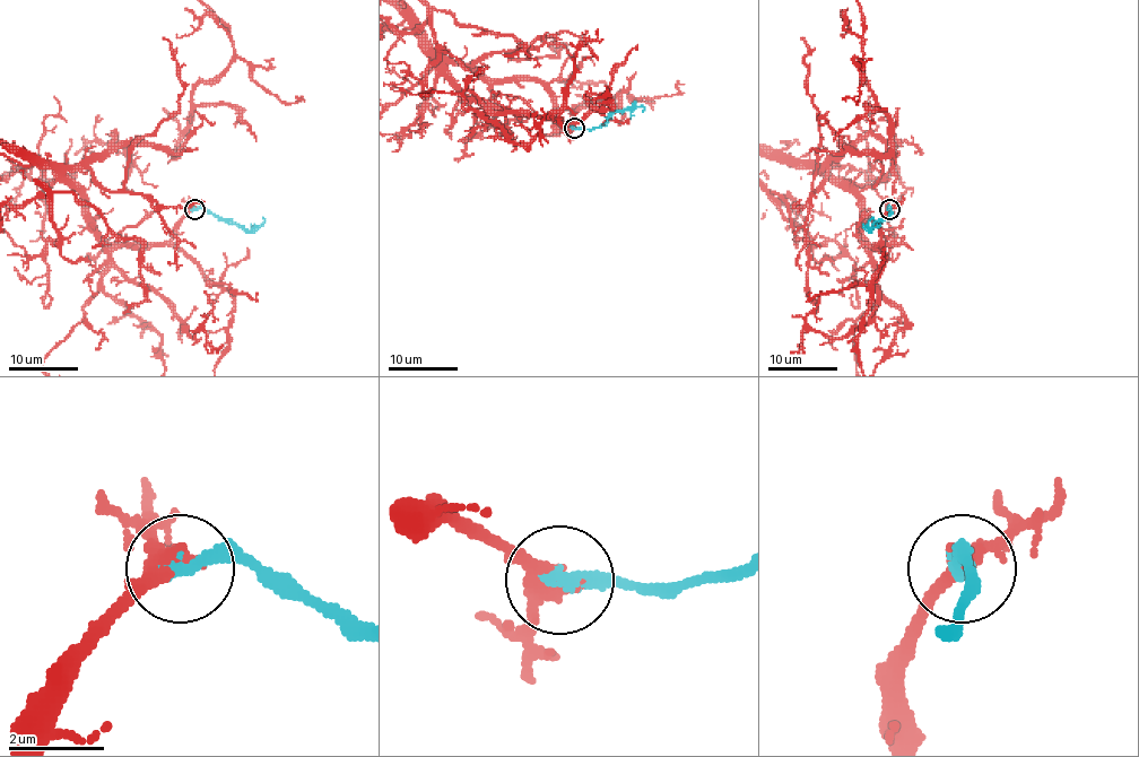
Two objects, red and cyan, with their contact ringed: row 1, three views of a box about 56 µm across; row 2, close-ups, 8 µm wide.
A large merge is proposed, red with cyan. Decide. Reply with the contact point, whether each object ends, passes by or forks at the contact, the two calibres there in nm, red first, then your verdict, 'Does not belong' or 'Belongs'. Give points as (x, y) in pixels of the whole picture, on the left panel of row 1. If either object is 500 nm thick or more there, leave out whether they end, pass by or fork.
Place: (194, 209). At the ring red passes by. At the ring cyan ends. Thickness 340 nm (red) against 340 nm. Belongs

